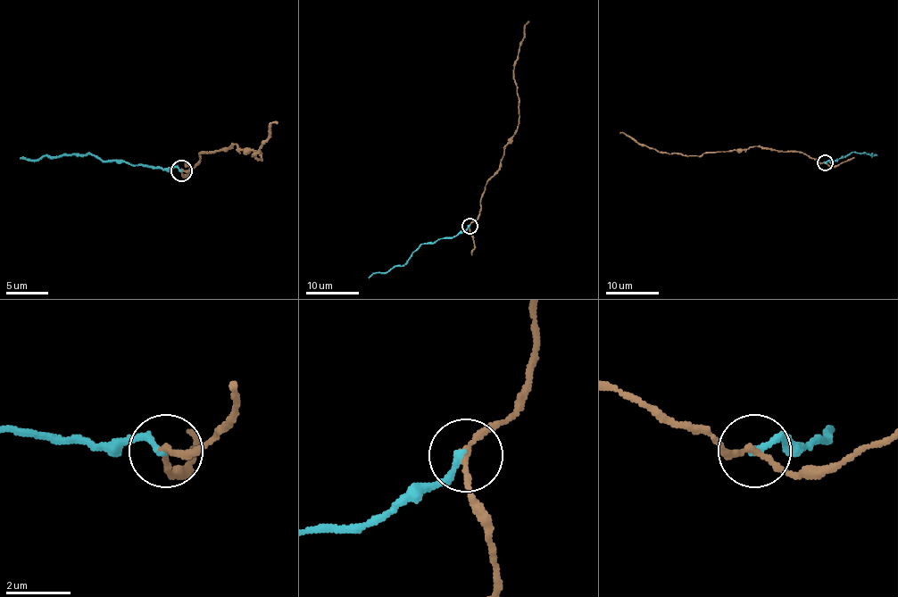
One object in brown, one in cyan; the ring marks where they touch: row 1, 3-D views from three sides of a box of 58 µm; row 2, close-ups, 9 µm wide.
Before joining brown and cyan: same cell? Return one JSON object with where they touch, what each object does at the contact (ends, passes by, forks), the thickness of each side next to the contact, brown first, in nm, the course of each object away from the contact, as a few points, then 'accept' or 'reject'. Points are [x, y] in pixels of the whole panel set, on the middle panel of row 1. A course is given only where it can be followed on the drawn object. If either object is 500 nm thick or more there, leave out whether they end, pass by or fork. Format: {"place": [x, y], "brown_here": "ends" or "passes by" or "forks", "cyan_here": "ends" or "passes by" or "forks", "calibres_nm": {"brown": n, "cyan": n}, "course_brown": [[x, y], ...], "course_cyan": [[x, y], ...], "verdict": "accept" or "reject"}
{"place": [469, 226], "brown_here": "passes by", "cyan_here": "ends", "calibres_nm": {"brown": 190, "cyan": 200}, "course_brown": [[469, 225], [478, 217], [486, 181], [499, 167], [518, 124], [514, 61], [528, 20]], "course_cyan": [[469, 225], [452, 237], [424, 243], [403, 265], [394, 265], [386, 271], [372, 273], [368, 277]], "verdict": "reject"}

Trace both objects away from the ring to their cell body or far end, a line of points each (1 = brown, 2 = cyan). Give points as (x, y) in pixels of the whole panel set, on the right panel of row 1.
1: (824, 162), (802, 152), (766, 147), (693, 156), (660, 152), (619, 134)
2: (824, 162), (852, 152), (876, 154)

